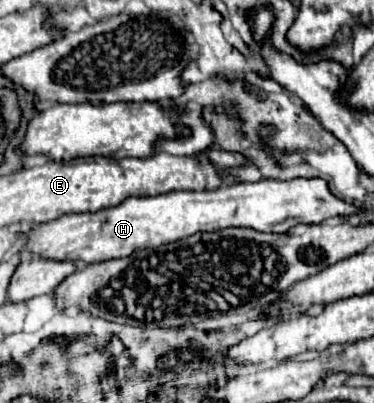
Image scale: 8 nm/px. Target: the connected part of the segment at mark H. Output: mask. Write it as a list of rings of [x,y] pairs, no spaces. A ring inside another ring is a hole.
[[[261,179],[255,183],[241,183],[241,185],[221,185],[211,191],[171,191],[157,197],[127,197],[123,203],[115,207],[107,207],[95,213],[69,213],[61,215],[53,221],[37,223],[29,231],[23,233],[25,237],[25,253],[41,259],[53,261],[85,261],[85,263],[101,263],[109,259],[129,257],[137,249],[159,247],[165,243],[173,243],[185,239],[195,233],[215,233],[227,227],[251,227],[263,233],[285,233],[289,227],[299,223],[321,223],[327,217],[347,217],[357,211],[355,205],[337,199],[323,179],[291,179],[291,181],[273,181]]]

